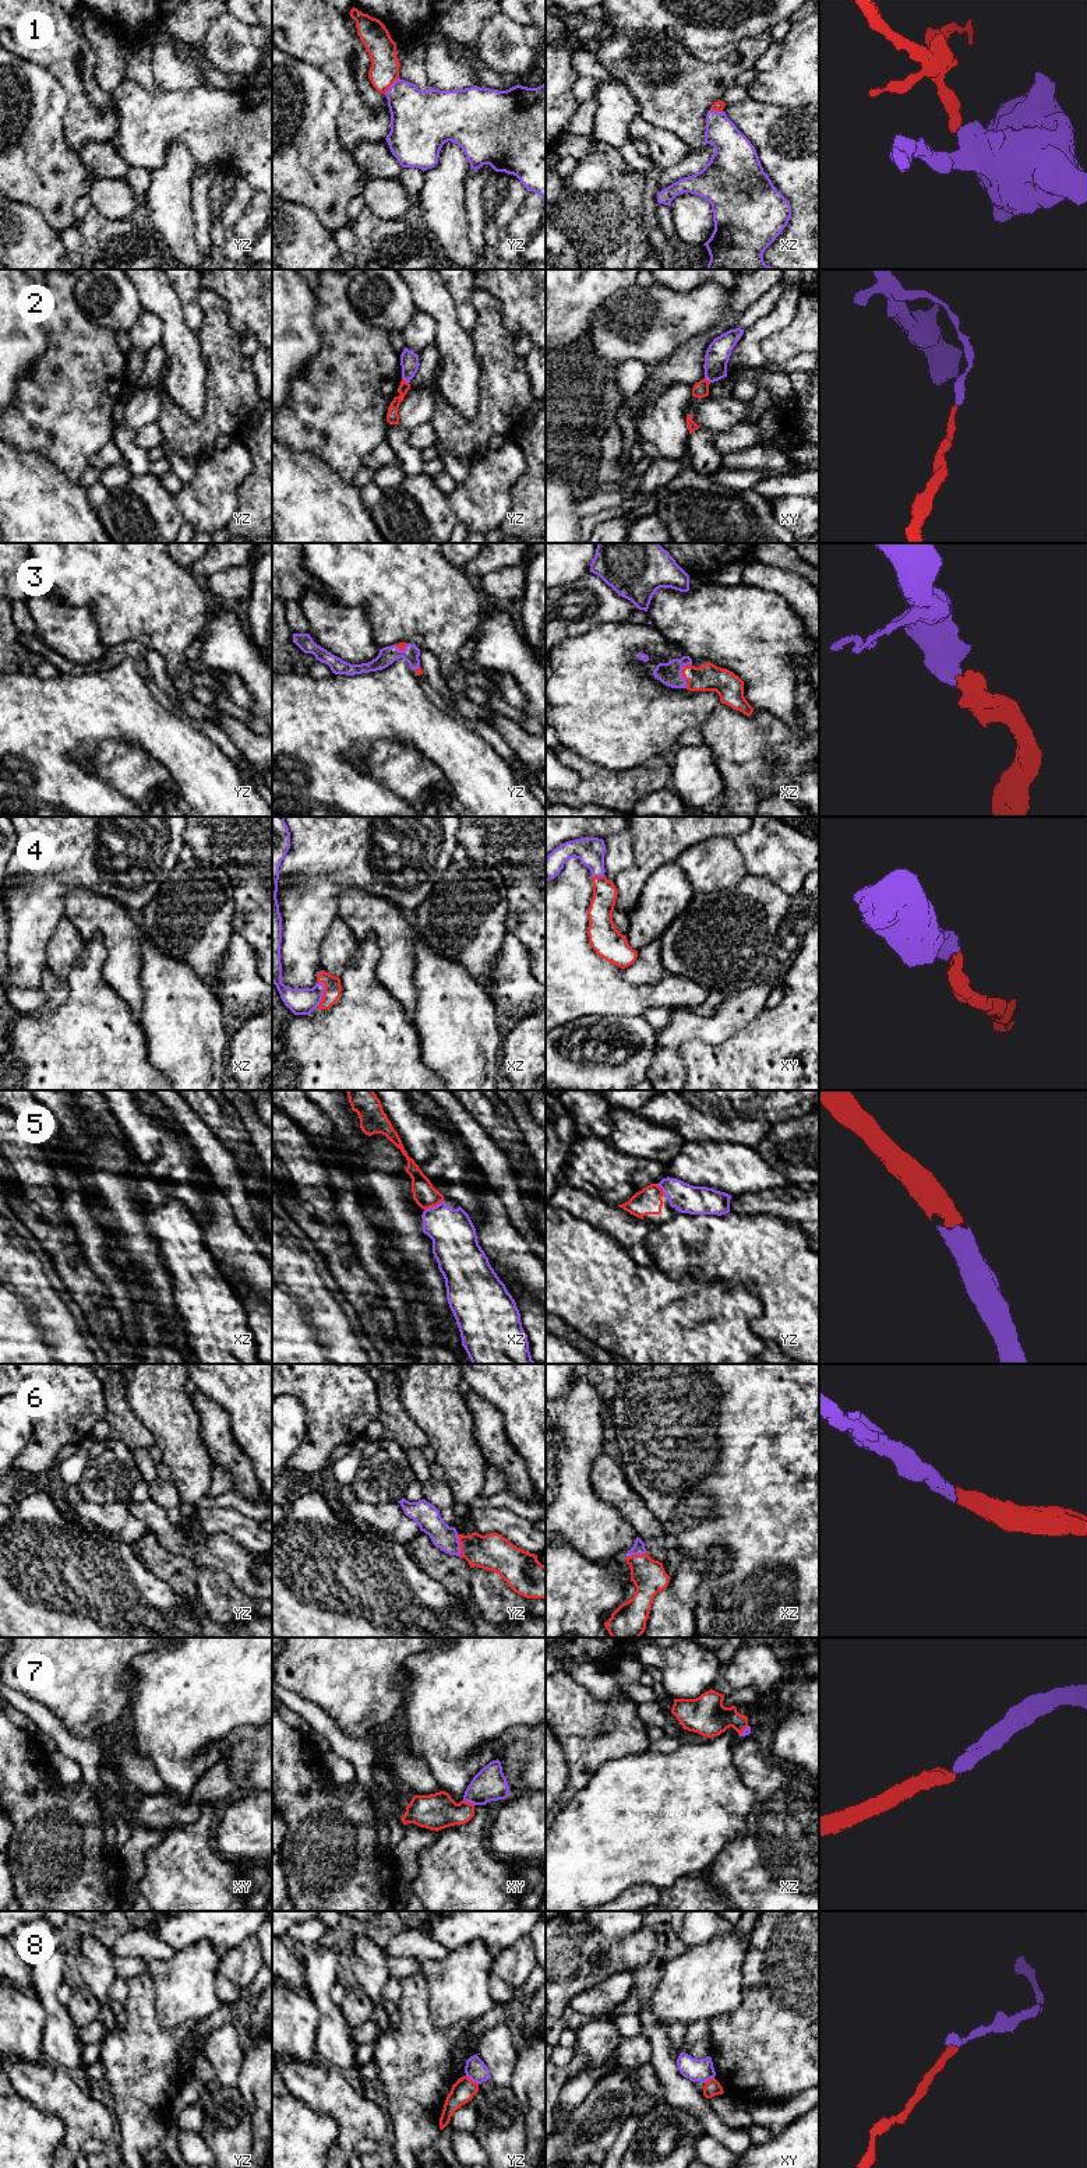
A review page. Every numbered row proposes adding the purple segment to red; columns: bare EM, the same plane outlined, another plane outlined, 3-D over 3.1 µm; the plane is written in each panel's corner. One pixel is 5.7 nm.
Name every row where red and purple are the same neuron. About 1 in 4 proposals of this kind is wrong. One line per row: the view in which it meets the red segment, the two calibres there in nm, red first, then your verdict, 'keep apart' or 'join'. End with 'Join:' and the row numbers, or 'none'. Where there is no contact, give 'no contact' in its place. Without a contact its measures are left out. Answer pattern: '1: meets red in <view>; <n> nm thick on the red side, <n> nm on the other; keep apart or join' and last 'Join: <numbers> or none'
1: meets red in yz; 170 nm thick on the red side, 320 nm on the other; keep apart
2: meets red in yz; 80 nm thick on the red side, 110 nm on the other; keep apart
3: meets red in xz; 160 nm thick on the red side, 130 nm on the other; join
4: meets red in xz; 100 nm thick on the red side, 160 nm on the other; join
5: meets red in xz; 140 nm thick on the red side, 260 nm on the other; join
6: meets red in yz; 220 nm thick on the red side, 140 nm on the other; join
7: meets red in xy; 220 nm thick on the red side, 190 nm on the other; join
8: meets red in yz; 140 nm thick on the red side, 120 nm on the other; keep apart
Join: 3, 4, 5, 6, 7

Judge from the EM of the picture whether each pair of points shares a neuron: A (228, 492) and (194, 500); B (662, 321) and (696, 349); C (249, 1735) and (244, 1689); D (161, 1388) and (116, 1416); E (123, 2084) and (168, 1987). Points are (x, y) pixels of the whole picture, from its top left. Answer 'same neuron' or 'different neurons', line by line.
A: same neuron
B: different neurons
C: different neurons
D: different neurons
E: different neurons

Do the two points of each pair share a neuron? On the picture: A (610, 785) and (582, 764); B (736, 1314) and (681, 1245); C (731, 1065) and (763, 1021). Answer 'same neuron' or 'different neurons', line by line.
A: same neuron
B: different neurons
C: same neuron

